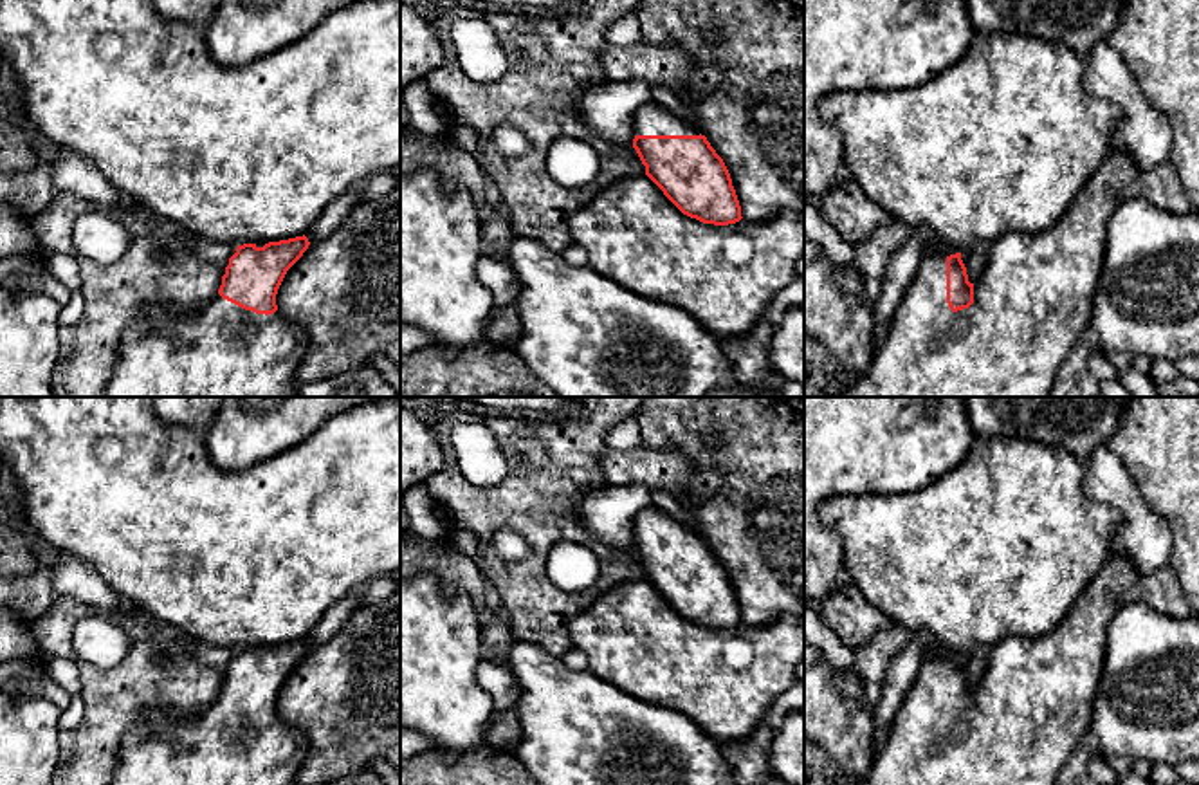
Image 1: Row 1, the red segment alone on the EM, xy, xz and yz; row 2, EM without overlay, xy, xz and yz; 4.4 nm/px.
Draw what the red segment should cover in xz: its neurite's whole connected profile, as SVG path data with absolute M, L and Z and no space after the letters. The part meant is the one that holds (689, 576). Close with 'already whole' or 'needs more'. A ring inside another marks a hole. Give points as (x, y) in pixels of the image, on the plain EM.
M654 505L636 514L633 536L633 552L645 579L608 590L575 617L568 628L573 646L588 657L588 670L595 677L644 702L687 715L718 743L743 742L764 724L773 702L797 686L795 670L804 660L804 621L786 615L763 628L746 626L730 577L707 541Z; needs more

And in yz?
M1111 554L1096 572L1082 597L1073 605L1069 614L1049 633L1039 639L1008 637L988 651L988 666L975 688L968 686L961 657L945 660L929 657L911 688L902 709L891 725L883 749L876 754L869 774L858 785L1055 785L1057 774L1071 753L1089 736L1094 695L1103 670L1107 630L1114 612L1120 606L1120 596L1140 577L1134 563L1125 554Z; needs more

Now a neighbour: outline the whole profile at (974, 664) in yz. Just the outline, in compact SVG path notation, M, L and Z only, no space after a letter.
M975 651L968 657L961 657L961 664L966 671L968 686L975 688L988 666L988 651Z

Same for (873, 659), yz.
M891 623L889 628L873 635L862 648L855 651L855 670L865 684L883 686L892 659L911 642L914 633Z

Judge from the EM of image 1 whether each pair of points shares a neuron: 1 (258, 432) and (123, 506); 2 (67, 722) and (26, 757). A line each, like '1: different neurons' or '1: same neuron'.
1: different neurons
2: different neurons

